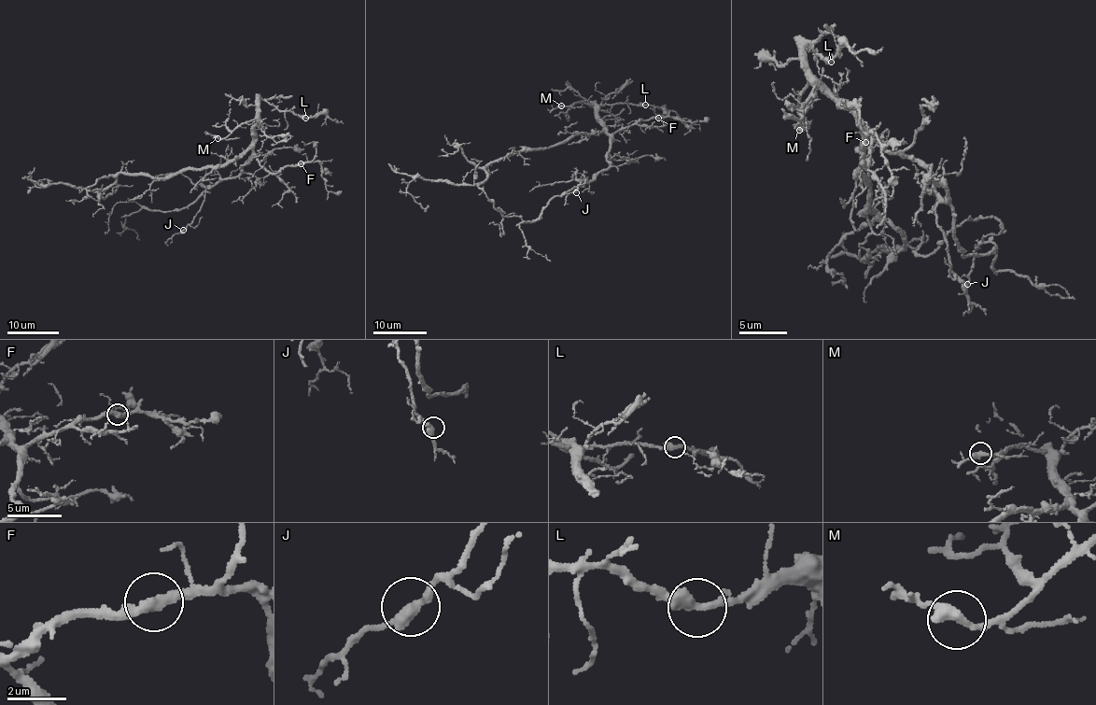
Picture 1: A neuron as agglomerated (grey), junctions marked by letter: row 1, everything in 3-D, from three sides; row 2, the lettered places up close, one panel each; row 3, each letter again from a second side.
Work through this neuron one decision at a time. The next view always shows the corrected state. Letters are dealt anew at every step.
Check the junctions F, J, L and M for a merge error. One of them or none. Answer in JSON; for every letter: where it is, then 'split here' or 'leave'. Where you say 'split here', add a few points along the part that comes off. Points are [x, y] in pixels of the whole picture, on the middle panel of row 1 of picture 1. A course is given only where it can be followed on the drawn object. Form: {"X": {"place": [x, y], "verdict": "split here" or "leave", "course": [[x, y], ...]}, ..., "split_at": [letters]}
{"F": {"place": [658, 118], "verdict": "leave"}, "J": {"place": [576, 192], "verdict": "leave"}, "L": {"place": [645, 105], "verdict": "leave"}, "M": {"place": [561, 105], "verdict": "leave"}, "split_at": []}

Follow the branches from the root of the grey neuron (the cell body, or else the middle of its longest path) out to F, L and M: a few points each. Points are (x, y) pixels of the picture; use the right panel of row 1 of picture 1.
F: (863, 163), (865, 157), (864, 131), (870, 135), (871, 158), (866, 167), (861, 157), (865, 143)
L: (863, 163), (865, 142), (857, 117), (810, 73), (807, 46), (812, 42), (813, 56), (831, 61)
M: (863, 163), (865, 142), (857, 117), (811, 83), (802, 88), (796, 105), (805, 128), (799, 130)

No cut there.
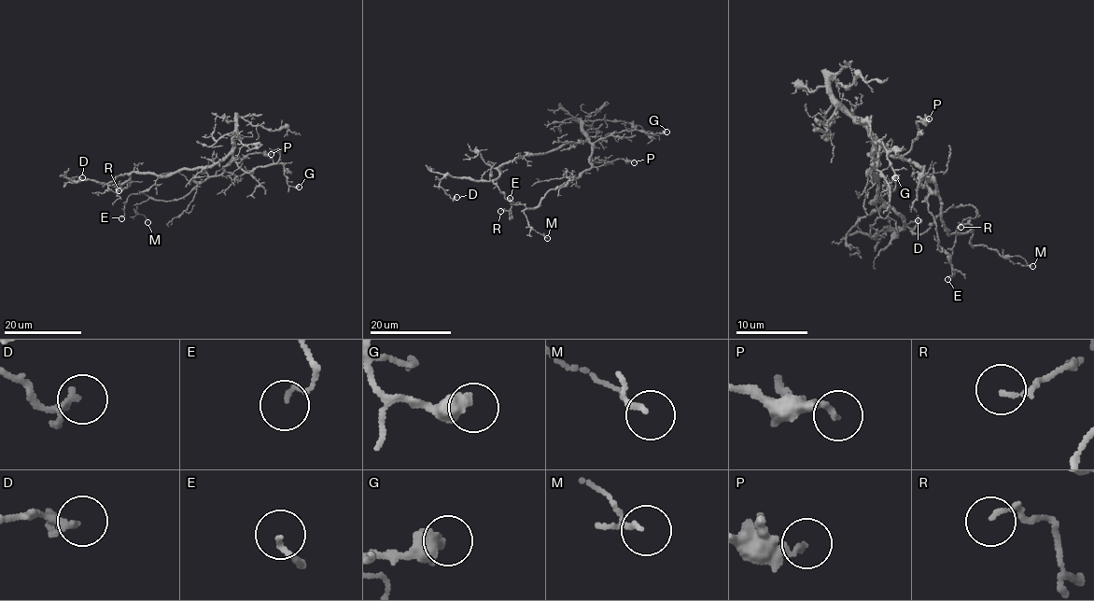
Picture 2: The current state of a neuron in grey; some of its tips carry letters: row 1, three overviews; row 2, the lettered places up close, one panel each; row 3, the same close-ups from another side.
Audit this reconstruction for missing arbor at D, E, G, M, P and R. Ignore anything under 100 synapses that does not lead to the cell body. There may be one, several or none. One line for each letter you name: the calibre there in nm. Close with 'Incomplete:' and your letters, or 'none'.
Incomplete: none

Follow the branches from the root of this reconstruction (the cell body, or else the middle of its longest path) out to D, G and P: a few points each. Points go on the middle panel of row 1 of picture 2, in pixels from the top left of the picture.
D: (576, 143), (510, 160), (499, 167), (496, 178), (488, 181), (445, 174), (439, 185), (451, 197), (456, 197)
G: (576, 143), (594, 143), (615, 132), (640, 130), (653, 134), (666, 132)
P: (576, 143), (587, 141), (591, 144), (592, 158), (596, 162), (610, 163), (620, 159), (634, 162)

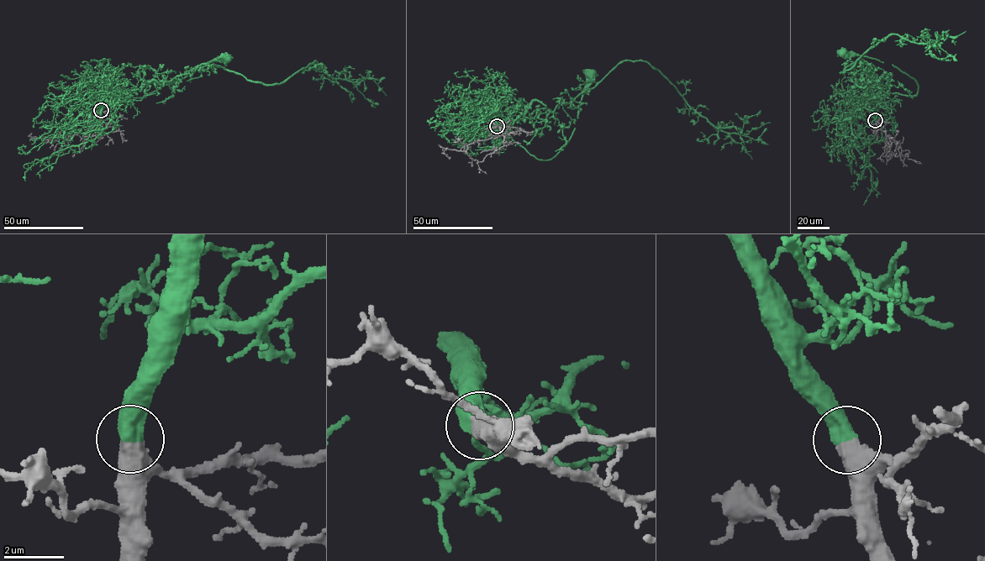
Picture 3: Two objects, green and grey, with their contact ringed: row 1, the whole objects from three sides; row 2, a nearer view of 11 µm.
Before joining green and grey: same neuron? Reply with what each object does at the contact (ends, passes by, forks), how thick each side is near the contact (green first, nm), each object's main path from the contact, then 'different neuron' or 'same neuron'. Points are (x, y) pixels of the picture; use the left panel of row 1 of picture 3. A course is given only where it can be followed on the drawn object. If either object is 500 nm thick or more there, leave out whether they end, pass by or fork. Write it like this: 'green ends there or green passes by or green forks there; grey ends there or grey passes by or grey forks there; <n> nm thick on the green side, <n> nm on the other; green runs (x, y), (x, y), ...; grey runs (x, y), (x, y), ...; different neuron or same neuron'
650 nm thick on the green side, 650 nm on the other; green runs (101, 110), (104, 92), (108, 89), (139, 89), (154, 80), (162, 85), (202, 64), (226, 69), (225, 57); grey runs (101, 110), (98, 125), (90, 131), (71, 136), (58, 134), (50, 140), (31, 137), (37, 137); same neuron

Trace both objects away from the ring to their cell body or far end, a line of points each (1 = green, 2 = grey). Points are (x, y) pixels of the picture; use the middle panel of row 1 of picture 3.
1: (497, 127), (494, 123), (508, 128), (534, 101), (552, 112), (569, 103), (595, 86), (590, 76)
2: (497, 127), (502, 134), (469, 144), (463, 151), (446, 149), (444, 153), (450, 157)

